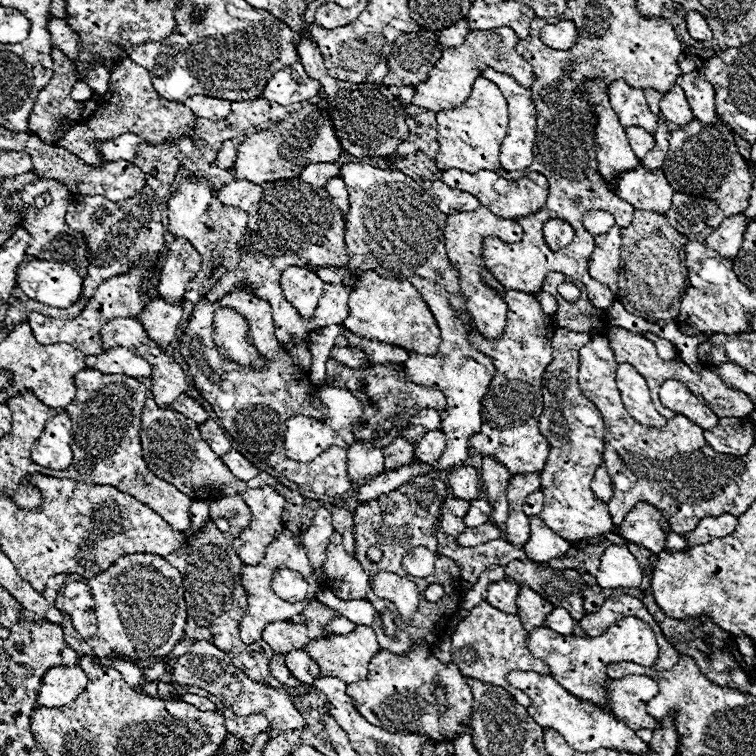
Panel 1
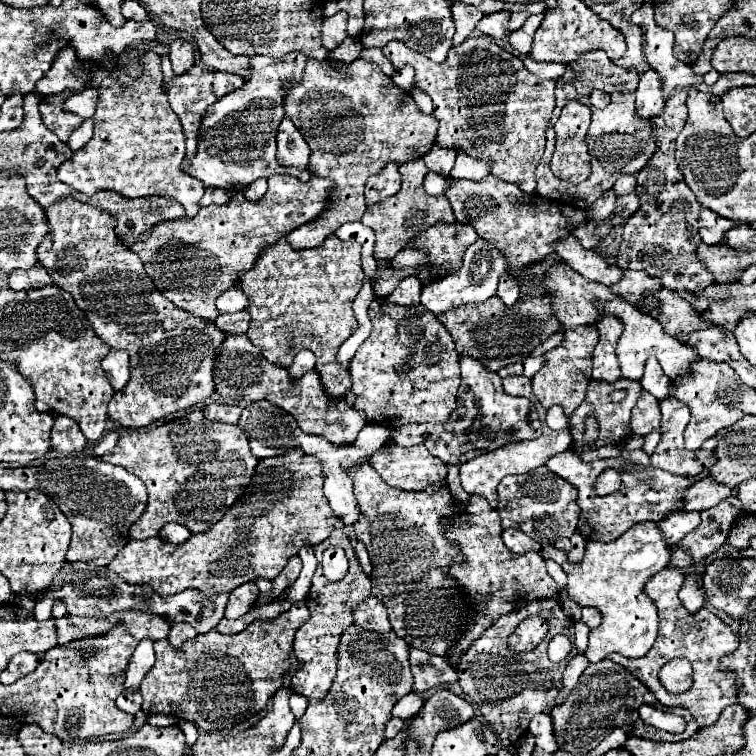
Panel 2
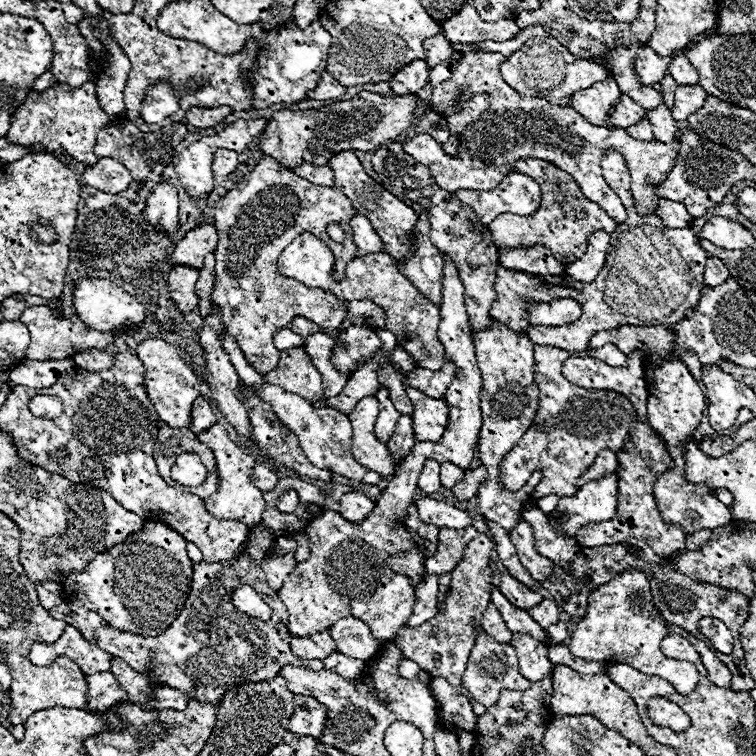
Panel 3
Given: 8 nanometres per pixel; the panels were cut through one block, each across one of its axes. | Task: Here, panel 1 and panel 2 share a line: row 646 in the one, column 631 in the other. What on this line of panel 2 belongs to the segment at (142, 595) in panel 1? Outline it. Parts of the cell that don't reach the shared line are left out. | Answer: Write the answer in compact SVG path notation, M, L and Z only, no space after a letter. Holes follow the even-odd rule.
M608 104L604 110L592 108L592 124L588 128L586 134L586 146L590 150L592 156L592 174L588 176L588 180L584 180L582 184L572 184L572 182L562 182L558 180L552 170L550 170L550 160L554 154L554 146L556 146L556 136L554 132L548 132L548 142L546 142L546 152L536 168L536 192L542 194L544 198L574 206L578 210L592 206L602 192L610 190L616 182L618 176L622 174L638 174L646 162L650 160L650 156L656 152L656 144L652 140L652 124L650 120L640 120L636 118L636 108L630 104Z

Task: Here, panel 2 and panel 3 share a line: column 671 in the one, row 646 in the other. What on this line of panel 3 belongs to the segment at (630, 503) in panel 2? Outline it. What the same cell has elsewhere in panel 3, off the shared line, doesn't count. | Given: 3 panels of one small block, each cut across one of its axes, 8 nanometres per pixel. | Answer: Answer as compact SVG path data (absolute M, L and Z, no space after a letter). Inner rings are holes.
M484 632L478 634L478 640L470 652L466 672L462 676L462 686L472 694L474 700L478 700L480 704L484 704L488 708L490 704L498 702L498 696L502 690L506 690L506 688L526 690L526 688L530 688L530 684L532 682L520 674L518 656L516 656L516 650L512 644L498 644L492 636L486 636Z

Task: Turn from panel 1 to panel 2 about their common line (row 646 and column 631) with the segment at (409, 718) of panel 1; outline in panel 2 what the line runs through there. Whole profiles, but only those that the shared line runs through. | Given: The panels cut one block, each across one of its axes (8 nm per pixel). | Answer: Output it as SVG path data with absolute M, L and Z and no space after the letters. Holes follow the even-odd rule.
M648 392L640 394L636 406L632 408L630 428L634 434L640 434L640 436L646 436L654 428L660 428L660 406L652 394Z

